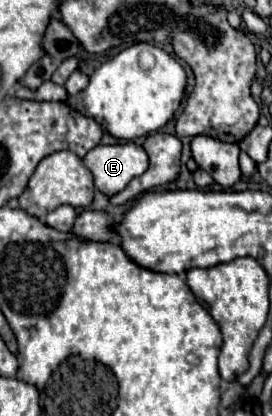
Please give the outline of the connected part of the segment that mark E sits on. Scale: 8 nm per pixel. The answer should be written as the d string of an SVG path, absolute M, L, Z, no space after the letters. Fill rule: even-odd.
M135 142L113 146L99 144L87 152L83 164L93 174L95 188L99 188L107 196L115 196L135 176L141 176L147 170L149 158L143 146Z

